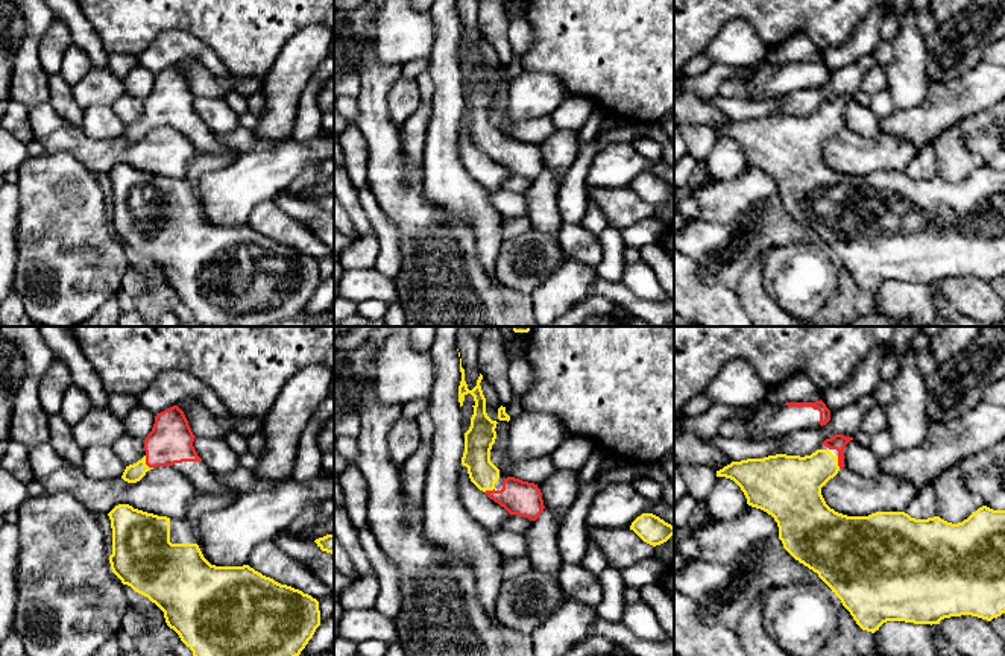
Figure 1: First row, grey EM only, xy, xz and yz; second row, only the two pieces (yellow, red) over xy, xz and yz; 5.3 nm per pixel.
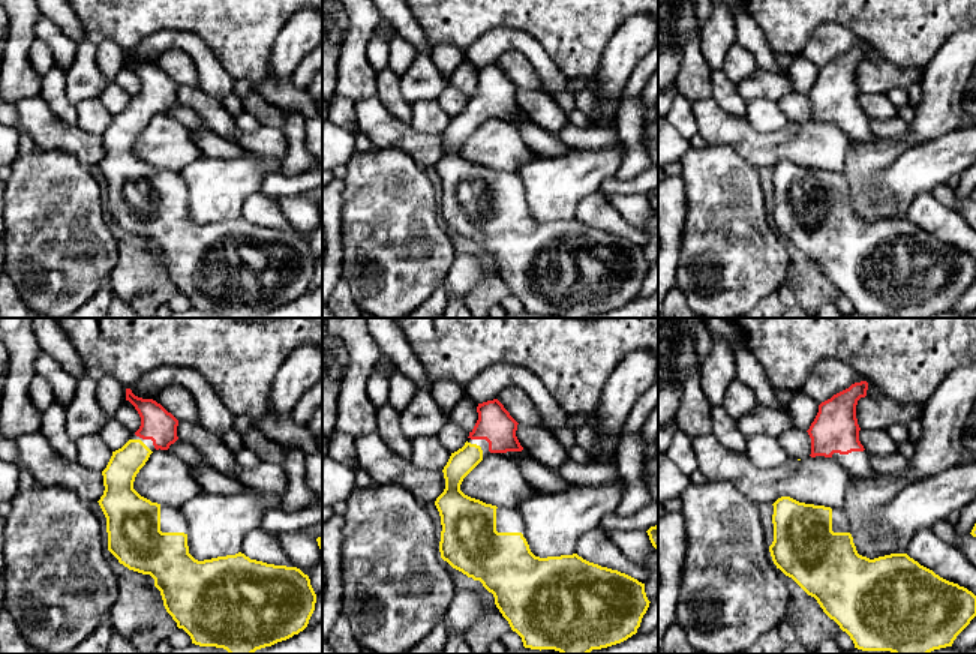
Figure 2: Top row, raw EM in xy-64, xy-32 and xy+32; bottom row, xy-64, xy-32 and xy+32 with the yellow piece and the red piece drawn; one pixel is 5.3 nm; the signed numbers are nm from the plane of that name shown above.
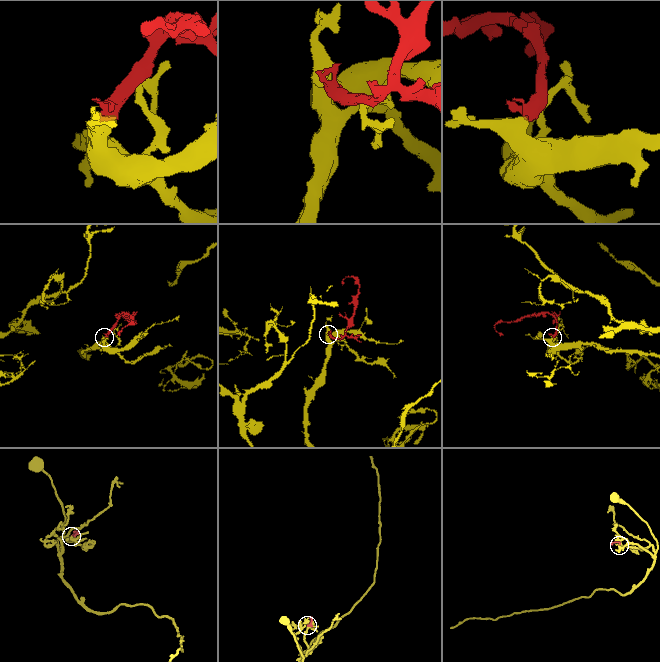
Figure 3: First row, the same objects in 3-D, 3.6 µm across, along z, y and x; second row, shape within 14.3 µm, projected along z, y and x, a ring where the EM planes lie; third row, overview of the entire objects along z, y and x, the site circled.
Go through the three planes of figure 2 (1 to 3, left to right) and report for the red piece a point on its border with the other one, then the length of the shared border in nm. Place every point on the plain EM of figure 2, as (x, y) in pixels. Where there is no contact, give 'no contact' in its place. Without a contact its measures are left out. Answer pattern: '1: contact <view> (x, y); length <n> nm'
1: no contact
2: no contact
3: no contact

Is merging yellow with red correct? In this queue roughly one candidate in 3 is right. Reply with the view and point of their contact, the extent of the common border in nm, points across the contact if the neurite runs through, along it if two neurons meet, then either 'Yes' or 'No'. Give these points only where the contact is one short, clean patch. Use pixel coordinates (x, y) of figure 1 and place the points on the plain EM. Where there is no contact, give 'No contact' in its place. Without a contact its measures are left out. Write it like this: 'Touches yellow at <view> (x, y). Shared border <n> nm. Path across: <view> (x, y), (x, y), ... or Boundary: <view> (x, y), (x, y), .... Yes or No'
Touches yellow at xy (144, 123). Shared border 80 nm. Path across: xy (134, 132), (144, 123), (170, 100). Yes

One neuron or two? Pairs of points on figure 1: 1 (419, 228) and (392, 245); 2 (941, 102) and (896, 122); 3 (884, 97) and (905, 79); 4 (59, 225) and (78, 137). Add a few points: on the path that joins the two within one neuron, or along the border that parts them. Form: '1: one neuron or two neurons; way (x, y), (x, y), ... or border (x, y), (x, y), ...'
1: two neurons; border (381, 210), (398, 234), (401, 268), (396, 275)
2: one neuron; way (931, 113), (922, 122), (907, 122)
3: two neurons; border (890, 93), (894, 107)
4: two neurons; border (46, 152), (69, 152), (96, 176)

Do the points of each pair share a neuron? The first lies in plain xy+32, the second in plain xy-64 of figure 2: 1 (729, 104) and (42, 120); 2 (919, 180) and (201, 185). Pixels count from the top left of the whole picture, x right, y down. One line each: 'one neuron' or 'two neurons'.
1: two neurons
2: one neuron

